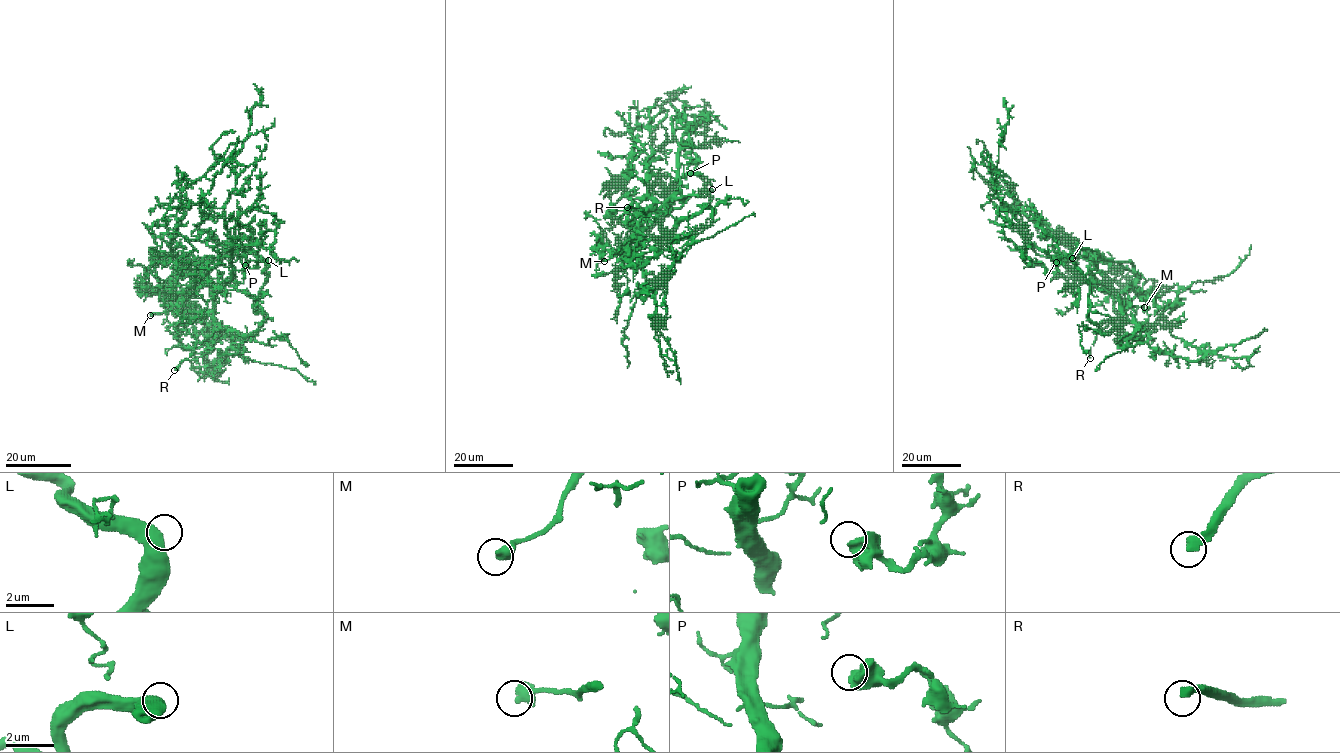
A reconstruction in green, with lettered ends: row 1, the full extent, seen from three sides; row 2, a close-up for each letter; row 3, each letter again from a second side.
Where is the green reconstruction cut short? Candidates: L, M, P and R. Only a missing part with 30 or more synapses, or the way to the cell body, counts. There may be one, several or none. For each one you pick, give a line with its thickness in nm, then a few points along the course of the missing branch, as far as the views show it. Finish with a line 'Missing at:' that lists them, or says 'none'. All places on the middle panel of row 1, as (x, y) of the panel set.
R: 360 nm | (627, 207), (596, 219), (566, 223), (557, 232), (539, 237), (504, 260), (486, 266), (474, 278)
Missing at: R

